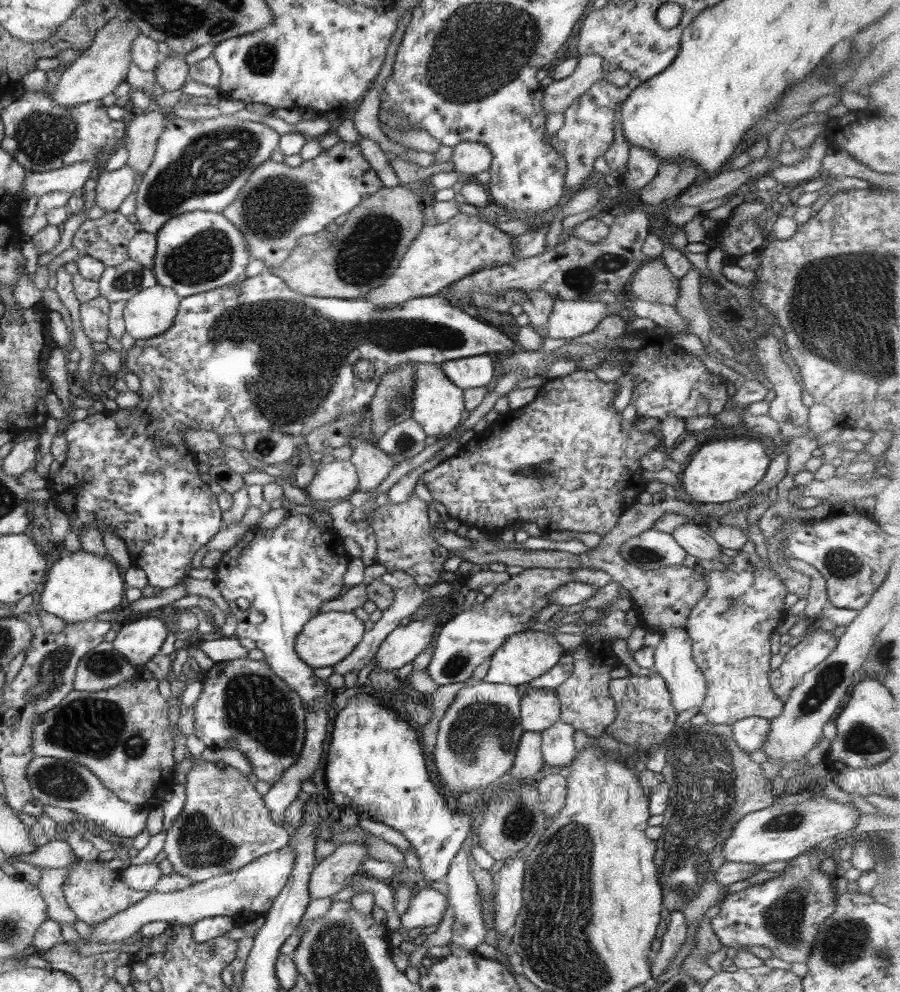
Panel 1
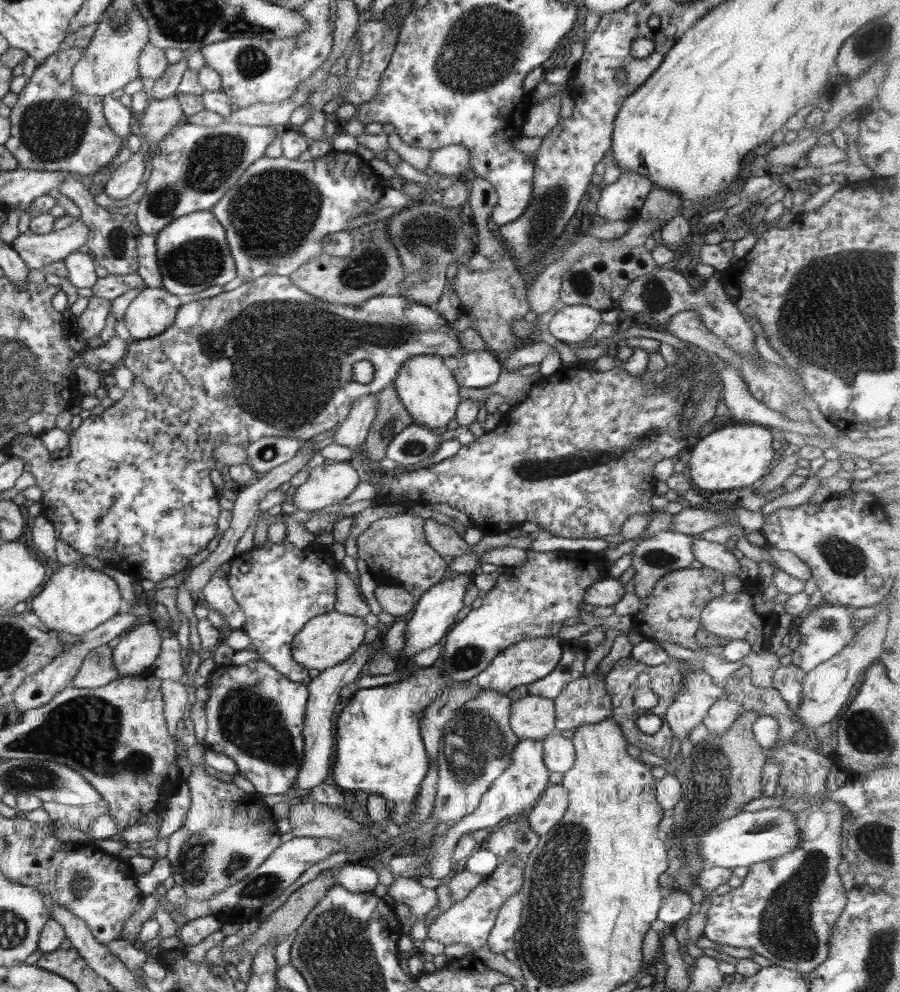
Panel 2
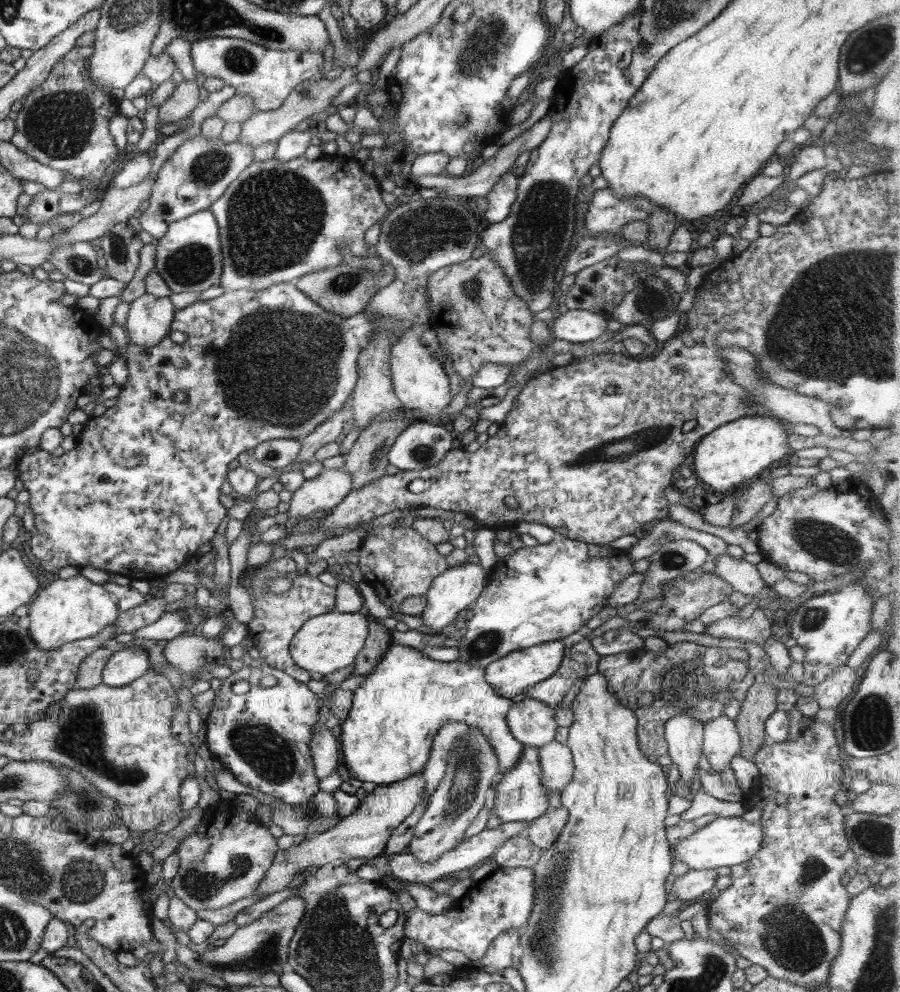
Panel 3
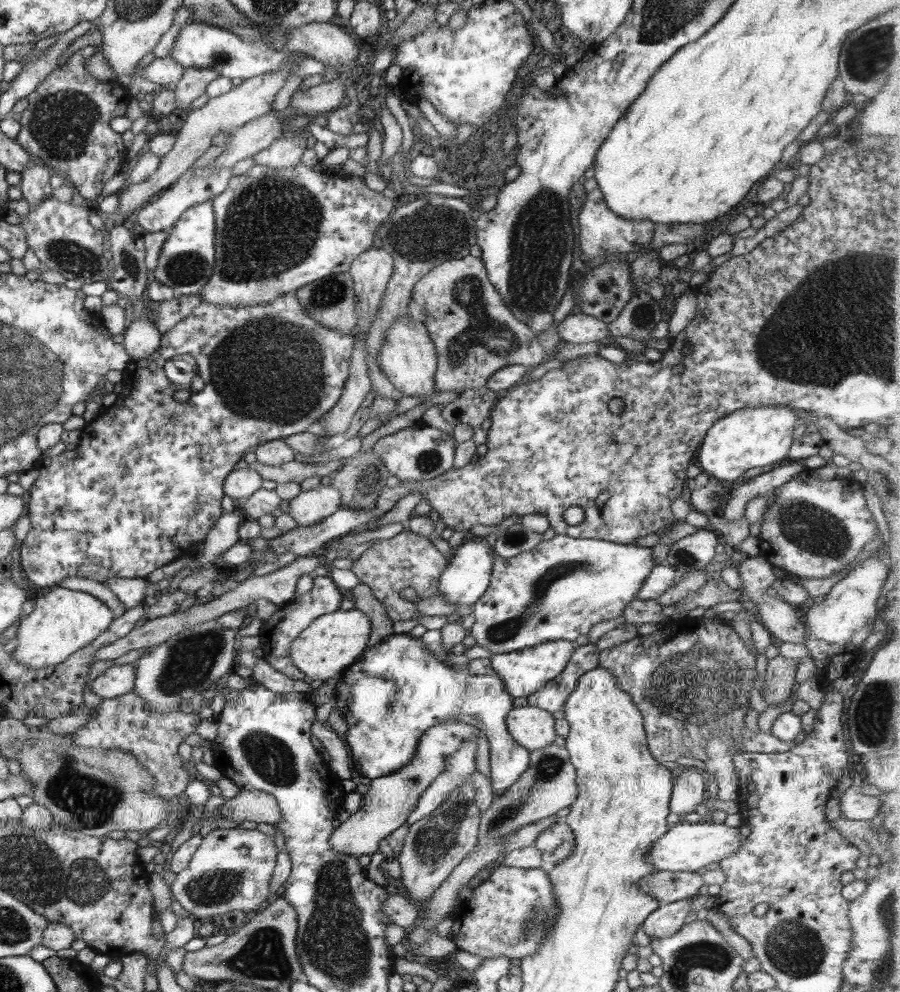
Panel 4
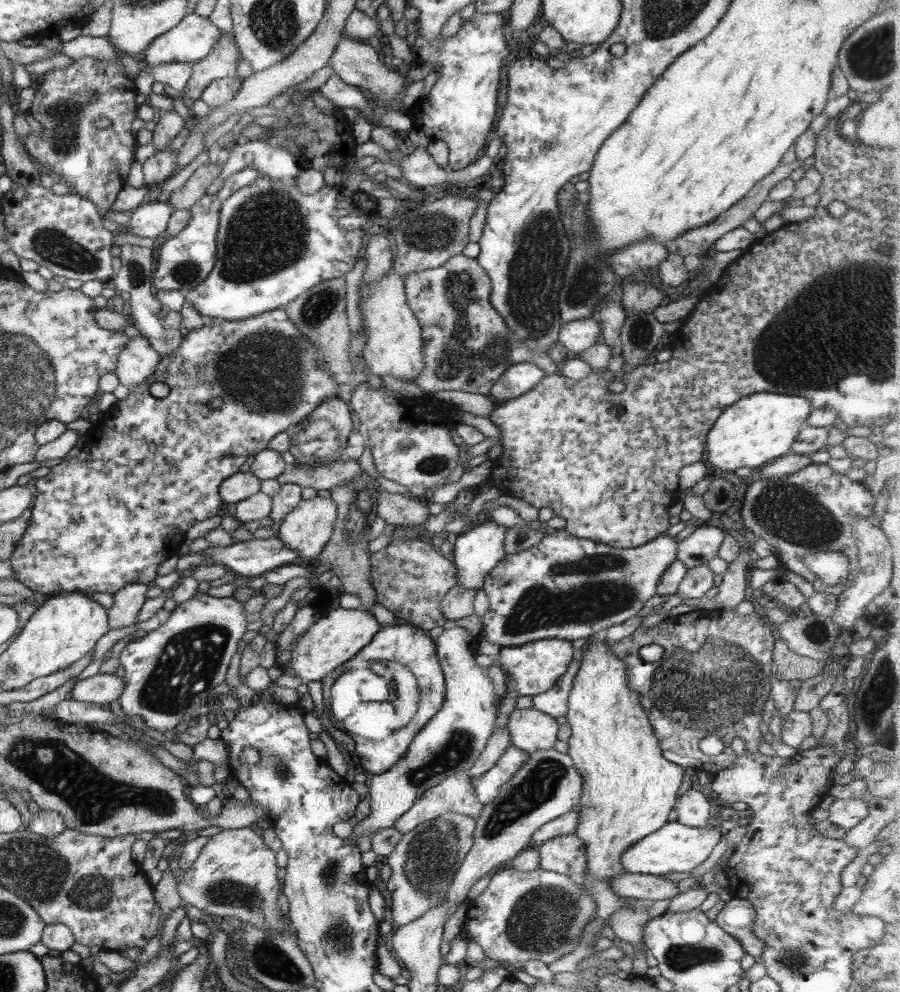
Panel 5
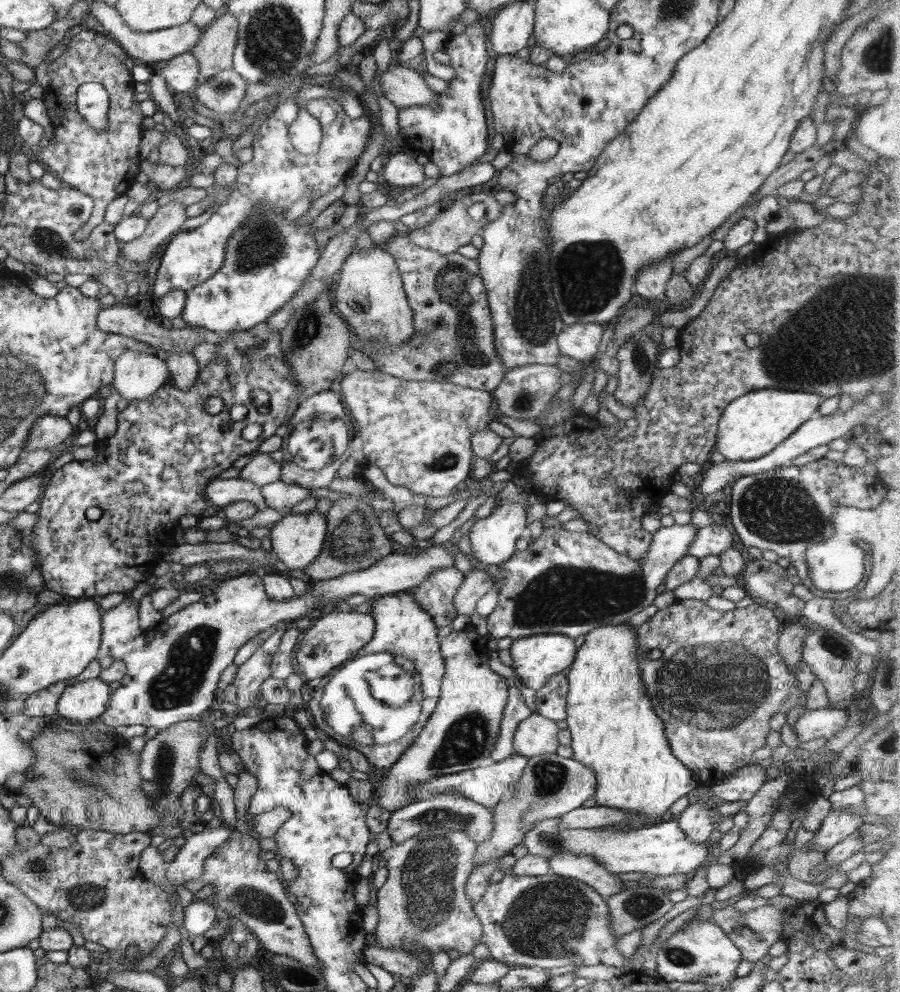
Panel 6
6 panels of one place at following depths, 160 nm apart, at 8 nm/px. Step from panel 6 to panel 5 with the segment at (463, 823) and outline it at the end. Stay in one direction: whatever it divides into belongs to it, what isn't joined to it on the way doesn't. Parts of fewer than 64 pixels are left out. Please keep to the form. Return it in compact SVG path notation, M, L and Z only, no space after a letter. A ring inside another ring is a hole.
M458 771L450 776L447 776L442 783L426 790L422 797L404 814L398 818L398 822L391 823L397 832L402 835L416 829L416 826L424 822L435 820L448 813L456 813L456 815L468 816L478 821L482 813L483 805L476 799L474 785L472 785L472 777L466 771Z

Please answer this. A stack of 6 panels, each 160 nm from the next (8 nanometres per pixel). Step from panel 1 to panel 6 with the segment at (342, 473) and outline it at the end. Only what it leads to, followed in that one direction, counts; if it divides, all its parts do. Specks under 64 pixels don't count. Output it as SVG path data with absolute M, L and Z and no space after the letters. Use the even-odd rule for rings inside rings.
M317 509L286 514L270 527L269 534L276 558L290 570L312 564L321 553L326 537L326 517Z

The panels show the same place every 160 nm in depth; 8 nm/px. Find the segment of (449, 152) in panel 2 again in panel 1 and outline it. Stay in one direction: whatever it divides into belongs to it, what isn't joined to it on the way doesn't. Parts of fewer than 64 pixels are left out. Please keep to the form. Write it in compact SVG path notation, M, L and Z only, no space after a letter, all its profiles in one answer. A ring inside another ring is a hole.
M464 141L453 147L449 160L456 172L478 174L489 169L491 152L483 144Z

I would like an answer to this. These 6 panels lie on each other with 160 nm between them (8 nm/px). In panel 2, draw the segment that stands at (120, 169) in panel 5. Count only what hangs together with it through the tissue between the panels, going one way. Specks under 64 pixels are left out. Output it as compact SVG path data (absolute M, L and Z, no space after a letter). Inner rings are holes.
M63 46L58 53L51 54L39 64L32 77L18 93L18 101L12 108L8 120L11 122L11 140L4 145L18 159L19 166L29 171L63 171L75 176L98 173L112 164L125 141L116 136L103 114L103 97L90 96L76 90L72 82L75 64L83 57L85 49Z

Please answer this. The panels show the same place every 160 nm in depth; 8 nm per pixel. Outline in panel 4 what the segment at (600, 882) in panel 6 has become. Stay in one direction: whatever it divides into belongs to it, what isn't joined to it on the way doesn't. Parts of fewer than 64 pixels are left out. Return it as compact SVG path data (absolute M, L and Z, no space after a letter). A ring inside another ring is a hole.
M561 820L550 824L550 827L536 838L533 846L540 850L543 868L550 870L554 865L566 861L572 855L574 845L576 842L574 842L572 830L564 820ZM658 871L638 881L639 889L651 894L660 903L696 898L703 884L700 874L687 871Z

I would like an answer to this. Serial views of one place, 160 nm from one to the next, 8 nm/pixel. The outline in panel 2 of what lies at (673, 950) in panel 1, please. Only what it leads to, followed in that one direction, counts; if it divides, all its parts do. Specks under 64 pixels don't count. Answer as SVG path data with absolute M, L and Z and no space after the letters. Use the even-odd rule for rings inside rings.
M676 886L672 890L662 888L662 891L663 905L657 919L666 923L666 926L672 928L677 923L686 921L696 911L697 906L687 892L680 891Z

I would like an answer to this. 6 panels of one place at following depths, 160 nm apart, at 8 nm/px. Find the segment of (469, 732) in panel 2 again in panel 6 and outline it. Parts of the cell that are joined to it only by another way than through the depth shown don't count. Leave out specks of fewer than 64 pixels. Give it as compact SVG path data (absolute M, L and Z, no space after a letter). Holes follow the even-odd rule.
M433 829L420 833L414 838L410 838L401 844L393 844L388 850L384 850L382 858L386 861L386 867L388 868L388 877L384 885L376 892L376 908L378 911L378 924L376 924L376 930L374 934L366 934L366 944L368 947L374 947L377 944L378 947L390 948L390 949L402 949L403 946L411 946L412 943L418 943L419 946L423 946L424 949L428 949L433 954L438 952L446 952L447 950L456 950L460 955L467 955L472 953L474 946L480 944L482 939L482 926L480 920L477 918L477 914L473 911L473 902L468 898L465 891L465 886L470 874L473 872L474 865L472 859L476 855L477 843L470 839L464 831L450 831L446 829Z

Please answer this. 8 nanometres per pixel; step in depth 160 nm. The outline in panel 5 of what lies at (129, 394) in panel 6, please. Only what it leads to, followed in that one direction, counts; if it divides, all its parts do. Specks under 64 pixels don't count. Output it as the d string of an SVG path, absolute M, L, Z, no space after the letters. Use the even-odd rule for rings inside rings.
M144 336L128 338L128 345L120 352L114 375L120 385L128 388L146 383L158 367L161 357L152 349L150 342Z

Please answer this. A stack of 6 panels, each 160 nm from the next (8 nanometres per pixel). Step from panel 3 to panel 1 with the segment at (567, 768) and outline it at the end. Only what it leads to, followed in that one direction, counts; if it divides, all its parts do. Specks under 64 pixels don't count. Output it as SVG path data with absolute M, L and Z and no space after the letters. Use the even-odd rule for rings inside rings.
M556 721L550 728L540 732L542 738L541 751L546 768L570 765L577 755L574 743L575 728Z

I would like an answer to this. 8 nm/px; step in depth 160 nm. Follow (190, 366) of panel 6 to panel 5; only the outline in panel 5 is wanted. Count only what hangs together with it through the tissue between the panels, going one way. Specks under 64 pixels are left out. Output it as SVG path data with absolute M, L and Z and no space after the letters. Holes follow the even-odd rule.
M126 243L120 246L120 250L122 267L109 285L118 293L126 291L130 294L126 311L130 324L142 333L146 341L150 342L152 349L156 350L161 358L171 355L182 343L182 336L184 336L183 319L180 312L173 314L156 298L156 290L153 288L154 254L152 249Z

